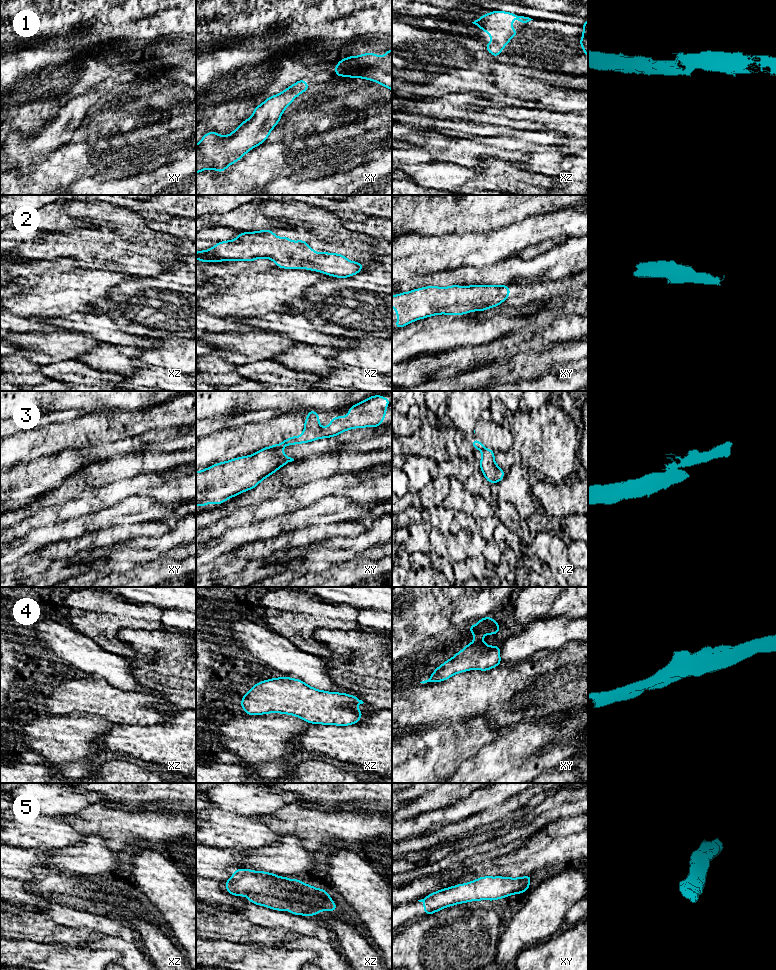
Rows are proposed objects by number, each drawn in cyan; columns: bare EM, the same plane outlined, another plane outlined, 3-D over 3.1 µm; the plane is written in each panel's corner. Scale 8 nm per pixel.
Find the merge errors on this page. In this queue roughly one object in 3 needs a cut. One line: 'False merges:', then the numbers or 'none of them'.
False merges: 3

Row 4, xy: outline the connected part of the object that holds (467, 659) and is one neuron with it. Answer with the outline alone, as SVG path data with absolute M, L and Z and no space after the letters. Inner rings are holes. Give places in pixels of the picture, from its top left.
M489 616L479 619L477 625L470 625L468 629L475 635L474 642L466 644L463 650L437 667L428 680L420 683L445 681L456 673L473 669L487 671L501 666L500 646L489 647L482 641L482 637L486 634L497 635L500 625Z

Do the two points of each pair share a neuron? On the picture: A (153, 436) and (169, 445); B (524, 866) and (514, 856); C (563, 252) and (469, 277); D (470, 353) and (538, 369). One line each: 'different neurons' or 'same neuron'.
A: different neurons
B: different neurons
C: same neuron
D: different neurons

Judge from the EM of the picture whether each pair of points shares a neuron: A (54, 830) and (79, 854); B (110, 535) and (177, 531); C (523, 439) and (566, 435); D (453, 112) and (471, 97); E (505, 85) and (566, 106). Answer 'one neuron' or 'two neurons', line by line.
A: two neurons
B: two neurons
C: one neuron
D: one neuron
E: one neuron

